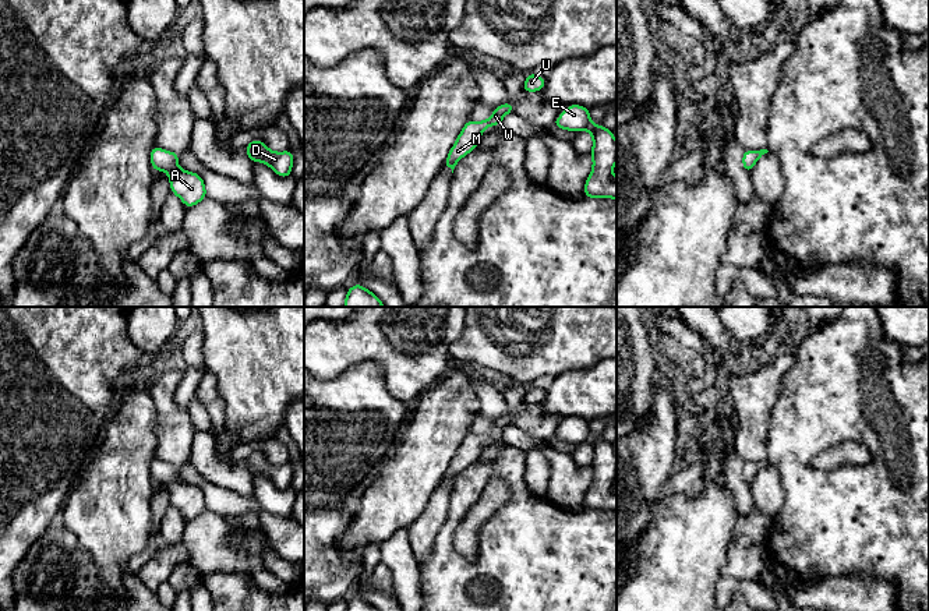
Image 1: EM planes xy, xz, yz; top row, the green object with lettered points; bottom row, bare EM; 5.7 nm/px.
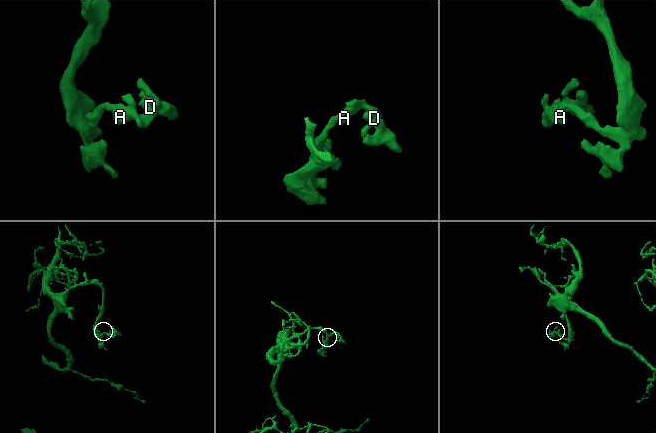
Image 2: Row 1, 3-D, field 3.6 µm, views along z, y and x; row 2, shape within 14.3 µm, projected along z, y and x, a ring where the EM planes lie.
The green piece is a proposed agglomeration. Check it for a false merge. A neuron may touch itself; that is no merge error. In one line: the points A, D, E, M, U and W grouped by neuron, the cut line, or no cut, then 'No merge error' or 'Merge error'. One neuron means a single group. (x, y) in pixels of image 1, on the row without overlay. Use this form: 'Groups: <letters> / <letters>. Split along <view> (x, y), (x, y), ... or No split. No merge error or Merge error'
Groups: A D E M U W. No split. No merge error

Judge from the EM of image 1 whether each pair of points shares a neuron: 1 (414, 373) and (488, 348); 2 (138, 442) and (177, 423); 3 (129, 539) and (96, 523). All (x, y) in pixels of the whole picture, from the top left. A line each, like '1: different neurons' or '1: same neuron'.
1: different neurons
2: different neurons
3: same neuron

